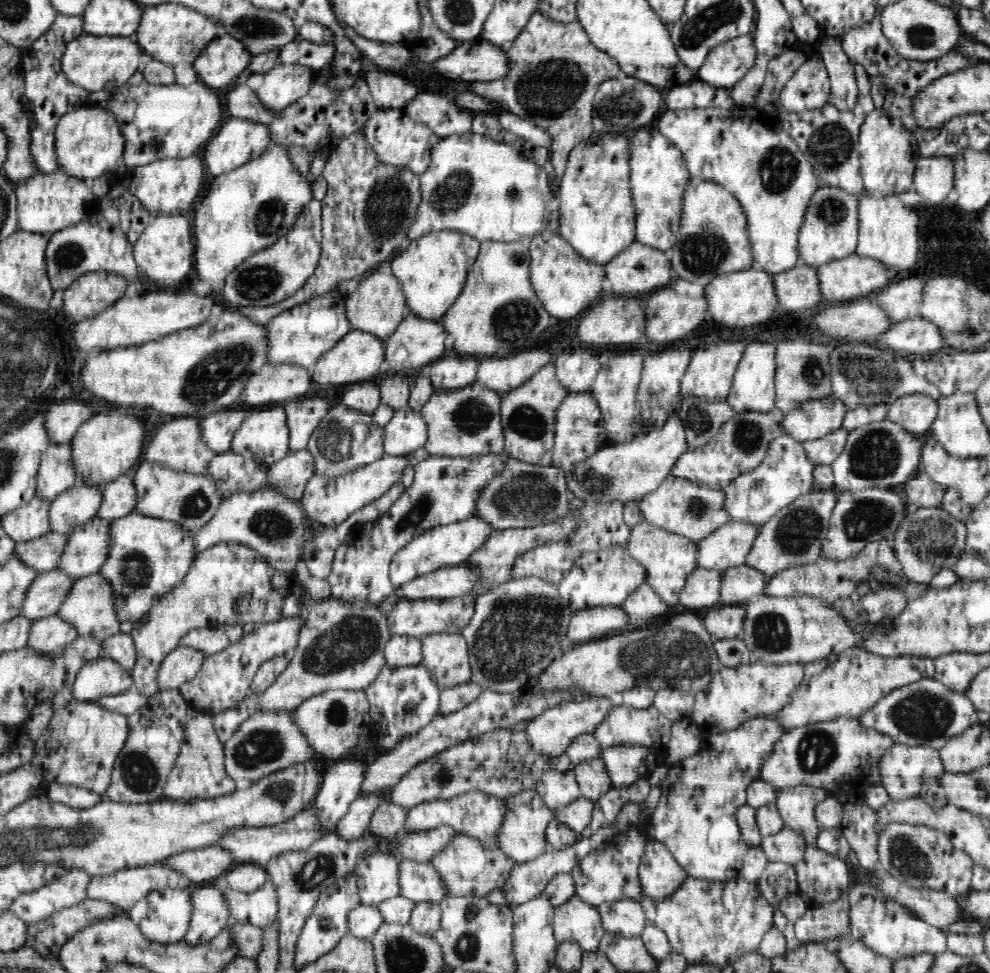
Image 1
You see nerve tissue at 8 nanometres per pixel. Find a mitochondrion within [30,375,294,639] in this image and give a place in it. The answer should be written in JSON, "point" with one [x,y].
{"point":[136,571]}

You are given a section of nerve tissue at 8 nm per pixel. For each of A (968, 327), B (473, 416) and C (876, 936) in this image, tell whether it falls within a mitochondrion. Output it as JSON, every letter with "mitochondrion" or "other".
{"A":"mitochondrion","B":"mitochondrion","C":"other"}

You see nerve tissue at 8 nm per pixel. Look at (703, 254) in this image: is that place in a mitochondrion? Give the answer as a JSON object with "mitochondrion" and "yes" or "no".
{"mitochondrion":"yes"}

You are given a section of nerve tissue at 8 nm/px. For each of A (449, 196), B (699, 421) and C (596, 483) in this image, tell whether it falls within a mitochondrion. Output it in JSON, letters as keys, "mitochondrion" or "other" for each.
{"A":"mitochondrion","B":"mitochondrion","C":"mitochondrion"}

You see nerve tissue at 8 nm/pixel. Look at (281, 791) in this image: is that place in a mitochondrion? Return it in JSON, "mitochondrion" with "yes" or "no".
{"mitochondrion":"yes"}

